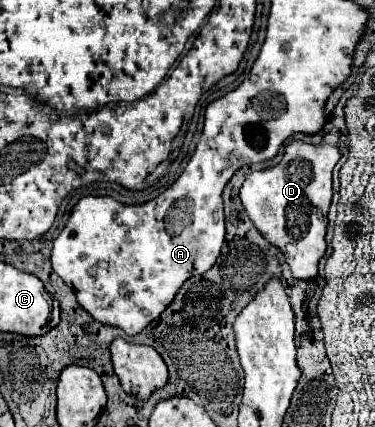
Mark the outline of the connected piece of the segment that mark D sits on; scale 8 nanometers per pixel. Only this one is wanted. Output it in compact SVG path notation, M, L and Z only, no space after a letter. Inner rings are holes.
M292 141L286 145L282 161L264 171L252 171L242 189L242 205L252 219L254 227L278 247L298 281L310 281L318 275L318 261L326 253L326 227L328 207L332 201L332 169L340 153L334 145L310 145Z

